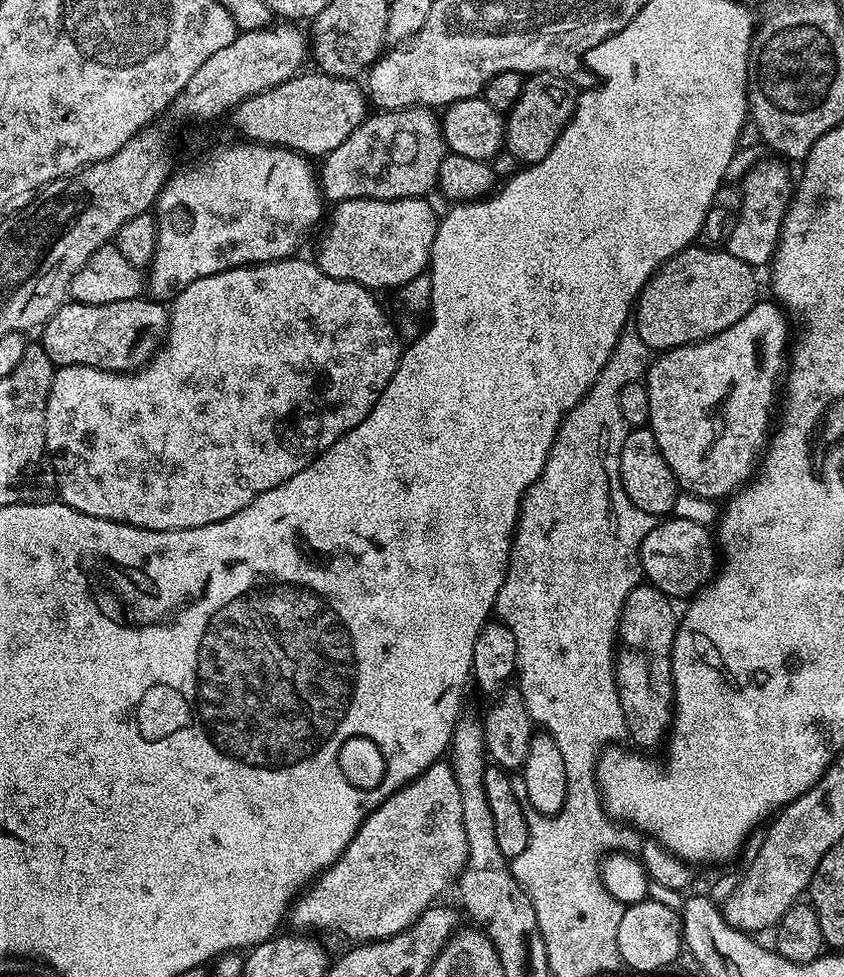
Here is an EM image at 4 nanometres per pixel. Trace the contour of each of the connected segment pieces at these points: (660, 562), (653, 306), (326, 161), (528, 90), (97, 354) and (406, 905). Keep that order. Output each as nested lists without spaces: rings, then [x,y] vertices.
[[[679,514],[653,523],[646,538],[640,543],[640,569],[647,583],[652,584],[658,590],[662,590],[667,596],[673,598],[679,598],[679,596],[691,598],[695,596],[718,571],[718,544],[713,533],[711,536],[708,532],[711,531],[705,525],[682,518]]]
[[[693,246],[684,248],[674,258],[670,258],[648,279],[634,305],[634,331],[650,350],[657,353],[667,352],[669,348],[681,348],[687,344],[697,344],[710,338],[726,326],[734,326],[742,314],[749,312],[756,305],[757,273],[746,262],[734,258],[727,250],[716,246]]]
[[[394,108],[391,110],[376,110],[371,113],[361,124],[358,130],[354,130],[354,134],[350,134],[350,138],[346,138],[346,142],[342,142],[342,146],[338,146],[338,150],[328,153],[323,157],[321,168],[318,168],[318,179],[320,181],[320,190],[328,202],[339,202],[348,199],[414,199],[416,197],[427,197],[428,191],[437,187],[439,178],[439,166],[446,153],[446,145],[444,142],[444,131],[440,128],[441,117],[437,115],[431,108]]]
[[[534,72],[525,79],[522,94],[518,94],[504,122],[504,148],[521,160],[521,165],[540,164],[575,114],[578,88],[568,80],[567,75],[558,72]]]
[[[151,298],[127,300],[126,302],[106,302],[102,306],[65,302],[55,314],[42,325],[39,344],[52,359],[53,365],[77,364],[94,366],[107,372],[135,372],[144,367],[160,351],[164,337],[168,335],[169,309],[161,301]]]
[[[451,763],[431,764],[421,776],[387,796],[364,819],[344,853],[307,885],[303,894],[297,895],[290,909],[290,924],[292,920],[296,927],[293,929],[311,930],[313,933],[337,932],[352,940],[348,942],[385,940],[409,928],[443,897],[440,895],[451,884],[453,887],[459,881],[467,857],[468,843],[466,826],[462,826],[462,794],[458,792],[458,778],[454,778]]]

